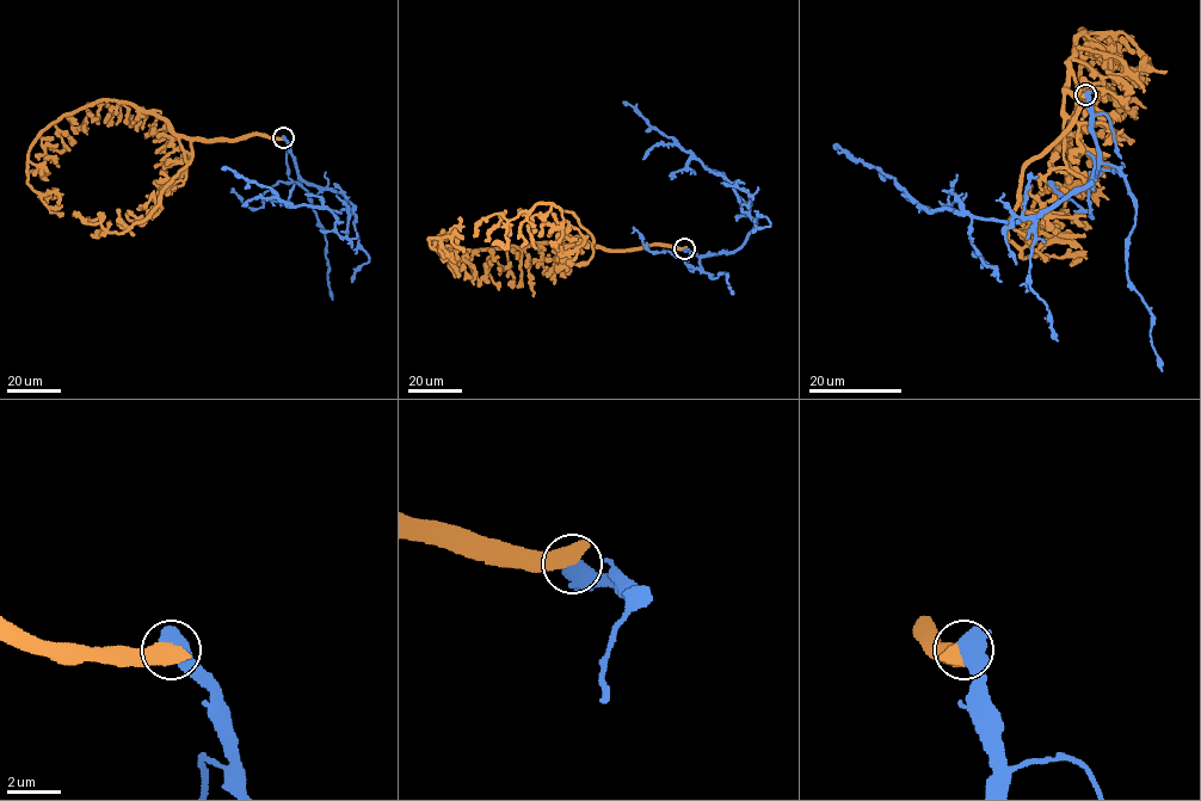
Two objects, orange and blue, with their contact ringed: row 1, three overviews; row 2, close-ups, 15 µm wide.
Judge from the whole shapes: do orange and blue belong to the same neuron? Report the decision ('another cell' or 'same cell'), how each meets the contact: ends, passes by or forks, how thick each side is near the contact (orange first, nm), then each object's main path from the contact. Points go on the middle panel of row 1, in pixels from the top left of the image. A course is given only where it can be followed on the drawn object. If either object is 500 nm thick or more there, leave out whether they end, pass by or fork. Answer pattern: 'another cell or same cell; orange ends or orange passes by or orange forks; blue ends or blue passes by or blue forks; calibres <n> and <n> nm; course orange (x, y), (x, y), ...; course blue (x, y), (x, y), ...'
another cell; calibres 700 and 750 nm; course orange (684, 248), (647, 245), (604, 250), (577, 238), (463, 250), (437, 247), (429, 238), (449, 236), (463, 252); course blue (684, 248), (697, 257), (734, 252), (755, 225), (752, 219), (740, 209), (734, 188), (623, 102)

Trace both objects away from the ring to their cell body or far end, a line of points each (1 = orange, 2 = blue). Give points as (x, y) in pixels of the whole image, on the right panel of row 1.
1: (1085, 94), (1065, 88), (1081, 30), (1086, 54), (1070, 121), (1064, 213), (1091, 228)
2: (1085, 94), (1098, 167), (1076, 192), (1018, 220), (925, 210), (894, 179), (833, 148)

